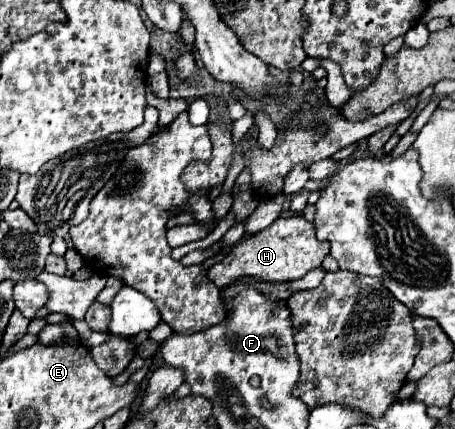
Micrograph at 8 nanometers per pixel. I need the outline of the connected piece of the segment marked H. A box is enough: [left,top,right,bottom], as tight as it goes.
[208,215,330,289]

